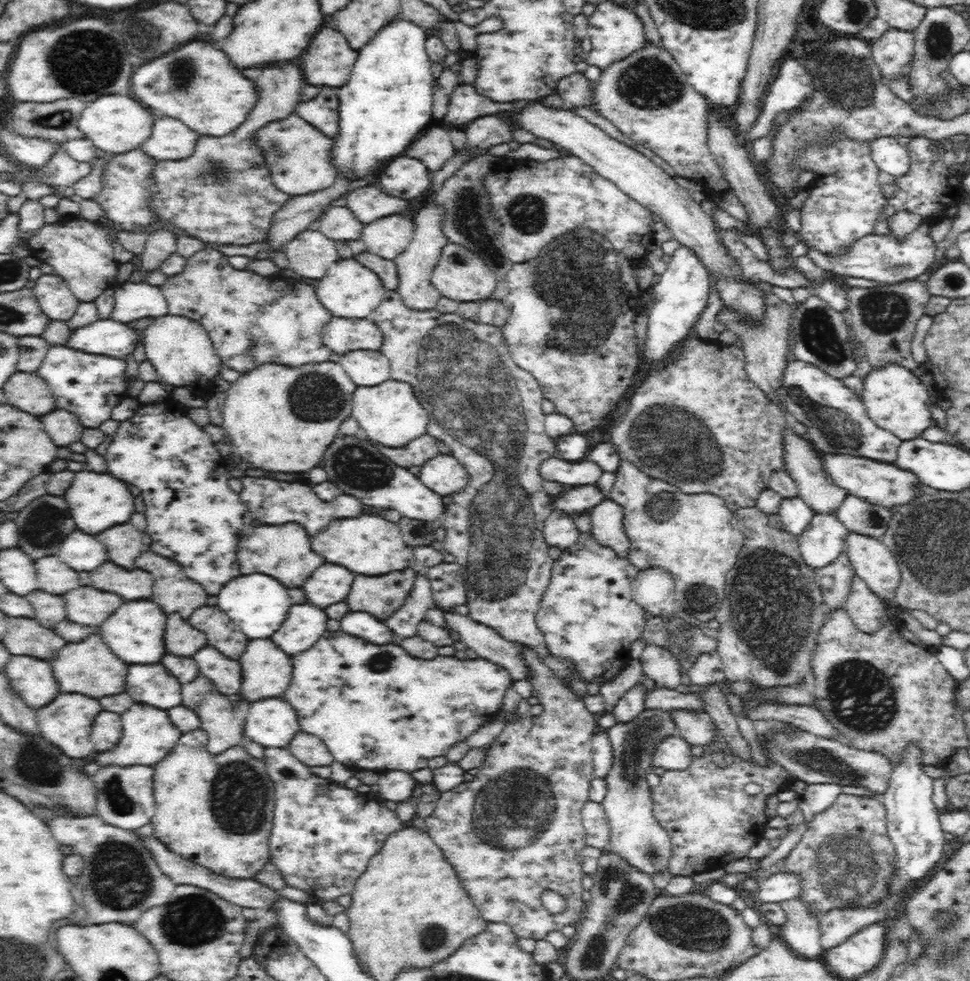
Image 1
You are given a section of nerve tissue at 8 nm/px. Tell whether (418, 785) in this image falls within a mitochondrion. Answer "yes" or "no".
no

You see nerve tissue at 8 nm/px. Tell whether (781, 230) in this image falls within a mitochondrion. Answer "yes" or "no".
no

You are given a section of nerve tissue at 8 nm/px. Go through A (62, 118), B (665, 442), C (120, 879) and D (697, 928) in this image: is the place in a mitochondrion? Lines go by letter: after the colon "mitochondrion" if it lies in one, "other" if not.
A: mitochondrion
B: mitochondrion
C: mitochondrion
D: mitochondrion

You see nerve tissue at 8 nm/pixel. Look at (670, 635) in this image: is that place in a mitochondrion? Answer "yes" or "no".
yes

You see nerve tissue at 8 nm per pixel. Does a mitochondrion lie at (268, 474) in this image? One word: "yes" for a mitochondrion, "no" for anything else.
no

